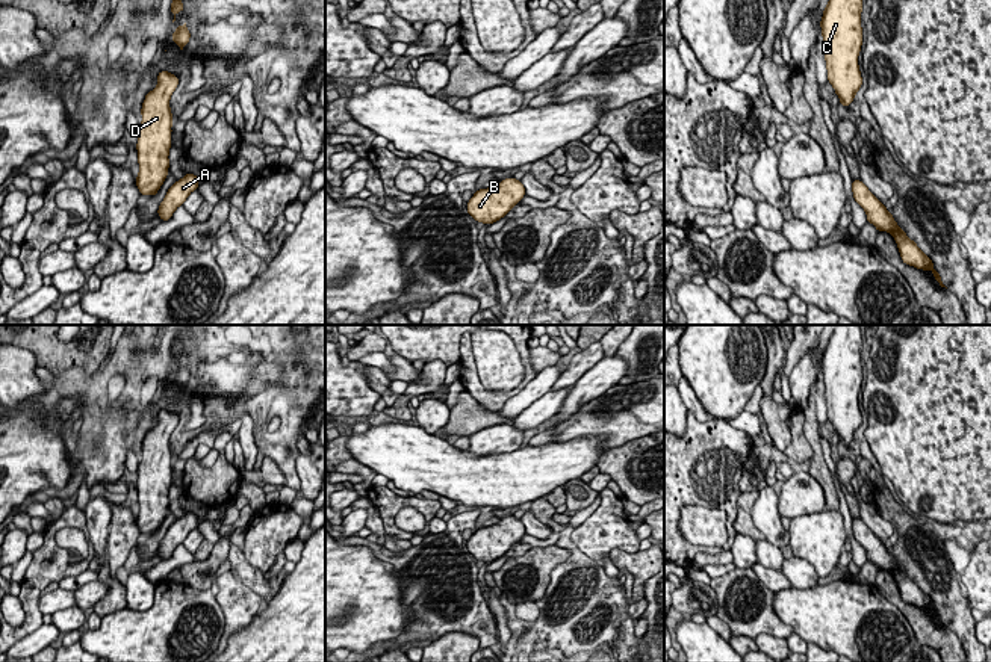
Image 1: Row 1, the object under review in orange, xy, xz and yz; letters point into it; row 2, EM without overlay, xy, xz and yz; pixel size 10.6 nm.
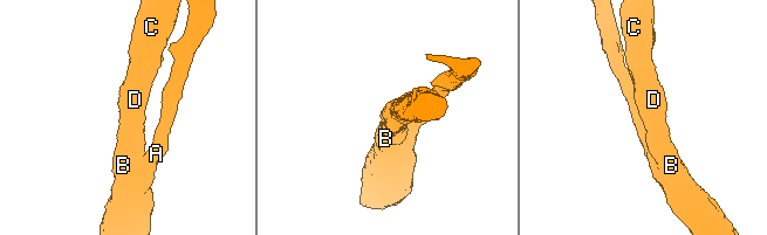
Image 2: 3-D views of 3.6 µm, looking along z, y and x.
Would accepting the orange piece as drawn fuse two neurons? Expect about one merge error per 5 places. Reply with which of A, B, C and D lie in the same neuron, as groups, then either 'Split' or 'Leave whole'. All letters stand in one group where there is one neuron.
Groups: A B C D. Leave whole

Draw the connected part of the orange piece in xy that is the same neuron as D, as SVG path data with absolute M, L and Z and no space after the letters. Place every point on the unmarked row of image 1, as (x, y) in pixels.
M168 410L157 413L157 425L145 434L138 464L136 524L141 534L156 534L163 523L169 506L172 452L169 437L179 425L179 416Z

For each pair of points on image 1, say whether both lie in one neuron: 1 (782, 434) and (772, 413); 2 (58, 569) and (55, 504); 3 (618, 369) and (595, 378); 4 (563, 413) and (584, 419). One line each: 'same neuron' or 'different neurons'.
1: same neuron
2: different neurons
3: same neuron
4: different neurons

